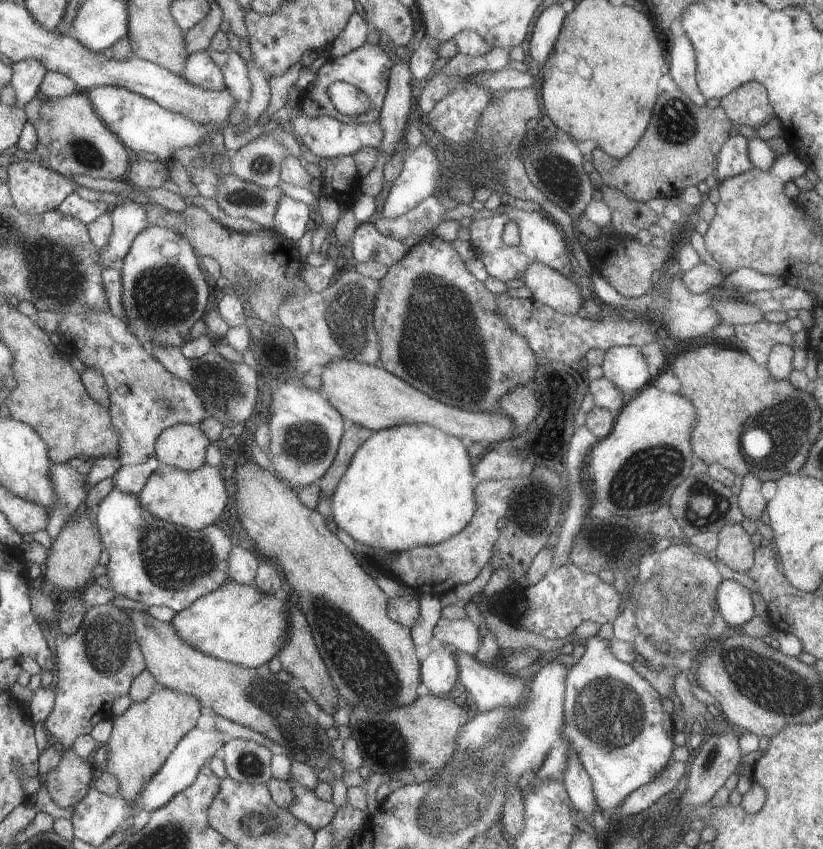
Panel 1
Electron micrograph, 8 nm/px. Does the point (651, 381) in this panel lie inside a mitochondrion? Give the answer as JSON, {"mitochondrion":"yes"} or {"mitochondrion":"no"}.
{"mitochondrion":"no"}

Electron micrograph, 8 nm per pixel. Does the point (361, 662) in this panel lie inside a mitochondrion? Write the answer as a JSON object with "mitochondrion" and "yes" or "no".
{"mitochondrion":"yes"}

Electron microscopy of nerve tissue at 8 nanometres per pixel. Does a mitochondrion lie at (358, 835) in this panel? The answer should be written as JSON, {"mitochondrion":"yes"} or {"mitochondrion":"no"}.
{"mitochondrion":"no"}

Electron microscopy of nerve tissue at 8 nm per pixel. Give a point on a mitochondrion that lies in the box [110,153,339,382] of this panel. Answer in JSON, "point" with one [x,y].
{"point":[163,299]}

